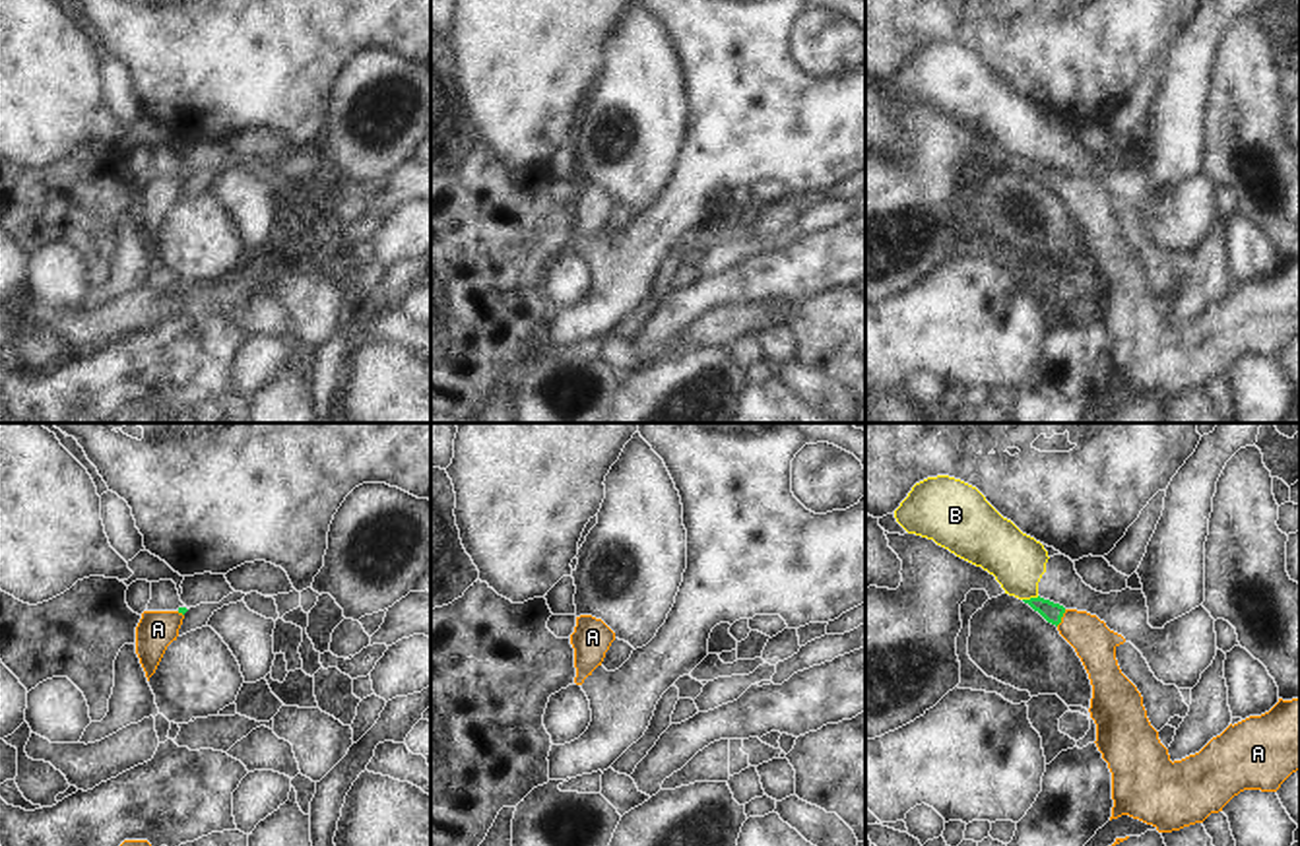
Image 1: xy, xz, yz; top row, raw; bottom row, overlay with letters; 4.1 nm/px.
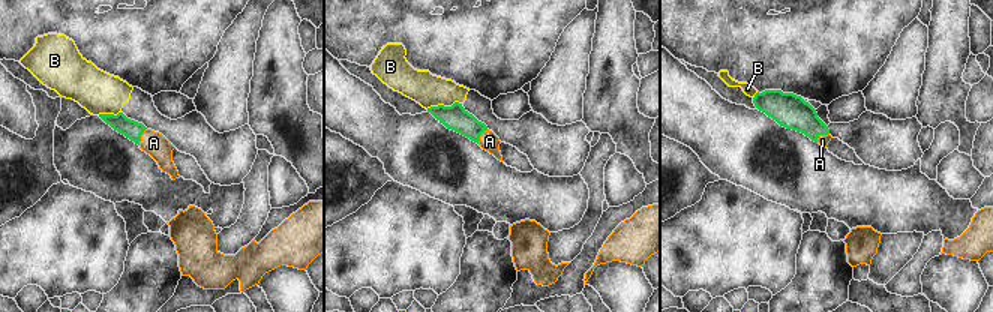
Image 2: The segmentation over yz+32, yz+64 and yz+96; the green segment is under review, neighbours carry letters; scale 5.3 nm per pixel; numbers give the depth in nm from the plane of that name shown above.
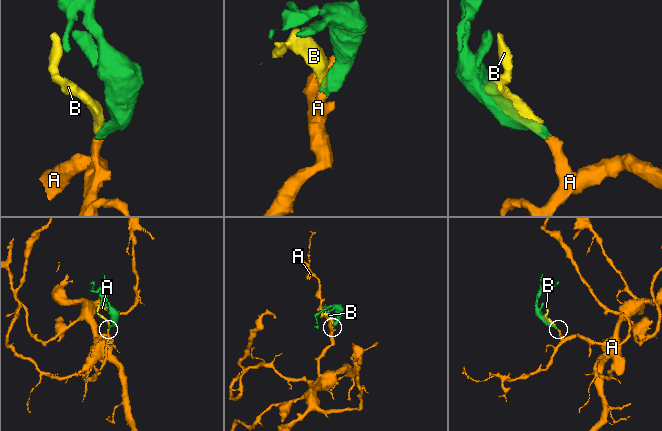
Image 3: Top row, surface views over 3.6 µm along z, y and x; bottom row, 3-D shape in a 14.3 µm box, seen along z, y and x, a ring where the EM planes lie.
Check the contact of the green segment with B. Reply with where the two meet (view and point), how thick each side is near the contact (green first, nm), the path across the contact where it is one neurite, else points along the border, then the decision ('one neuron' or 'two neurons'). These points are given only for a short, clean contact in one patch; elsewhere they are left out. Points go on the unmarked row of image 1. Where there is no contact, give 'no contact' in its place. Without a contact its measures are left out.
meets green in yz at (1031, 163); 80 nm thick on the green side, 240 nm on the other; border along yz (1039, 162), (1023, 165); two neurons

